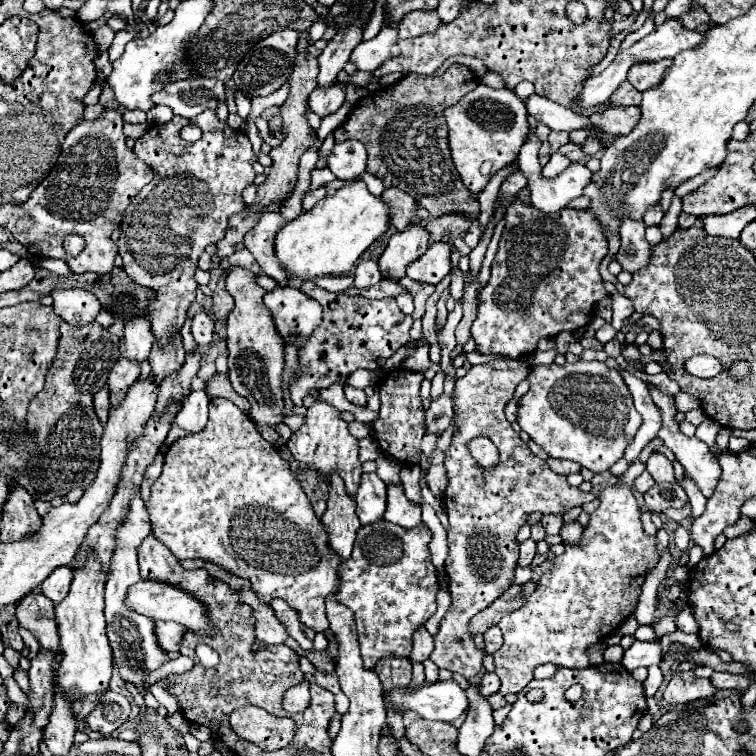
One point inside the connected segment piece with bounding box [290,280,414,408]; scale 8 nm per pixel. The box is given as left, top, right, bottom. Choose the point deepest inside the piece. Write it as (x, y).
(356, 332)

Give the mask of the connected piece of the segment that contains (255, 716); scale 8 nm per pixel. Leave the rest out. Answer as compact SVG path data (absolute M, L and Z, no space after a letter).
M244 706L232 712L232 728L244 740L252 740L264 750L284 748L296 732L296 724L288 724L288 718L276 718L258 706Z

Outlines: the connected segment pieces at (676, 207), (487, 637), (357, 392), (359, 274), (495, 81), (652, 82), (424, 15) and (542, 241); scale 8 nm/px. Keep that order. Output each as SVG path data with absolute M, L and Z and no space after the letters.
M672 198L672 206L670 210L664 214L664 220L660 224L660 232L662 238L670 238L670 234L674 234L678 230L678 216L680 216L680 198Z
M490 626L486 632L484 632L484 644L486 644L486 652L492 654L496 652L500 646L502 646L502 632L498 626Z
M344 386L344 394L346 394L346 398L348 398L352 404L356 404L356 406L366 406L366 394L364 394L364 390L354 388L354 386Z
M362 260L354 270L354 286L360 290L366 290L366 288L378 284L380 280L382 280L382 274L374 260Z
M488 70L484 76L480 76L480 84L490 86L490 88L504 88L506 86L502 76L498 72L492 72L492 70Z
M658 60L658 62L636 62L630 72L632 72L632 86L640 92L648 90L648 88L654 88L660 84L662 76L664 76L664 70L672 64L672 60Z
M434 10L432 12L408 12L398 24L400 38L414 38L426 32L434 32L438 24L440 24L440 18Z
M516 196L506 208L504 220L506 226L492 262L492 276L480 294L472 338L482 354L518 358L532 354L540 338L580 330L592 320L594 304L608 294L598 272L608 242L588 210L540 212Z

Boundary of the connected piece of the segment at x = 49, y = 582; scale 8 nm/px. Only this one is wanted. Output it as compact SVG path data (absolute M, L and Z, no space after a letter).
M60 566L56 568L44 582L42 582L42 594L46 598L50 598L54 604L58 604L60 600L64 600L64 596L68 594L68 588L72 584L72 568L68 566Z

